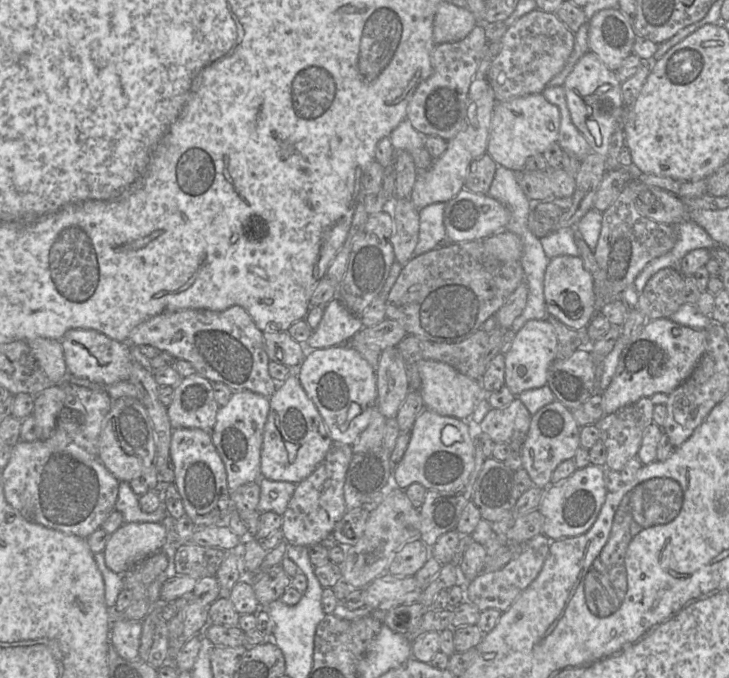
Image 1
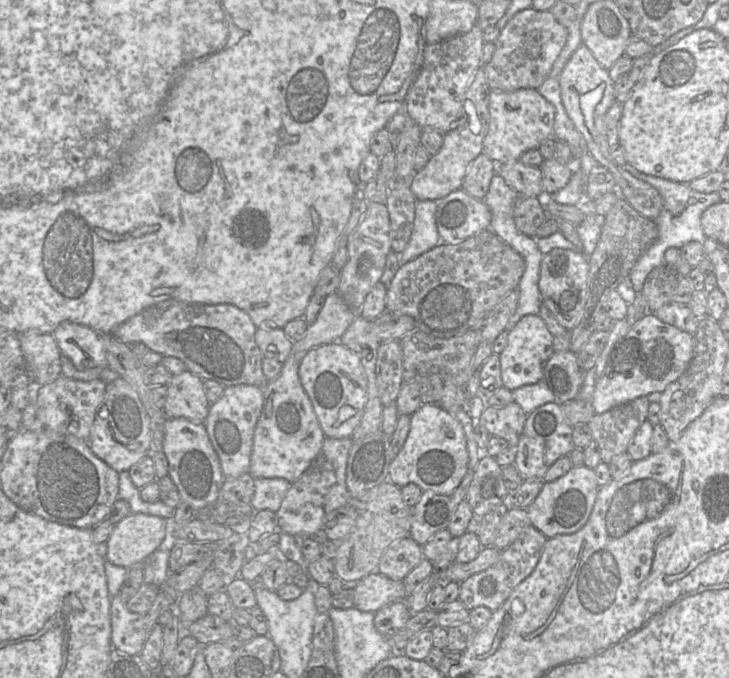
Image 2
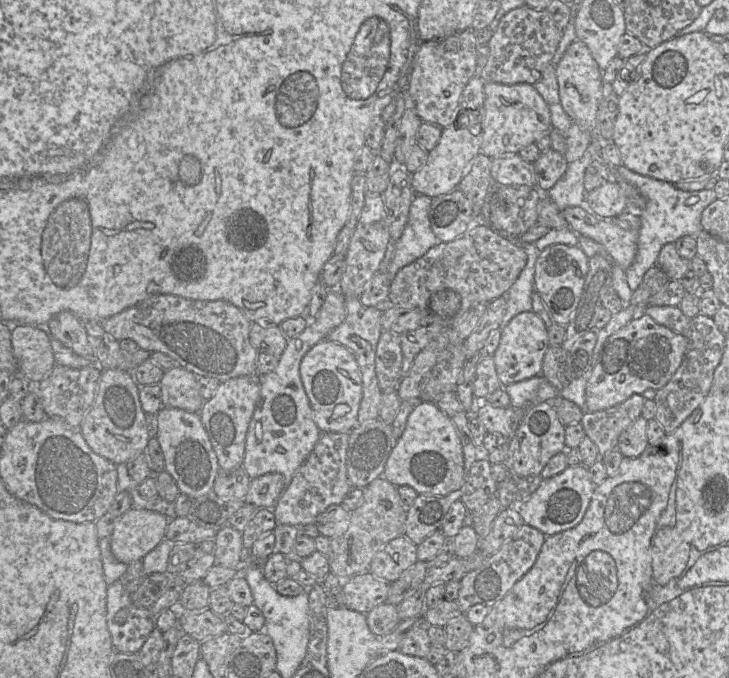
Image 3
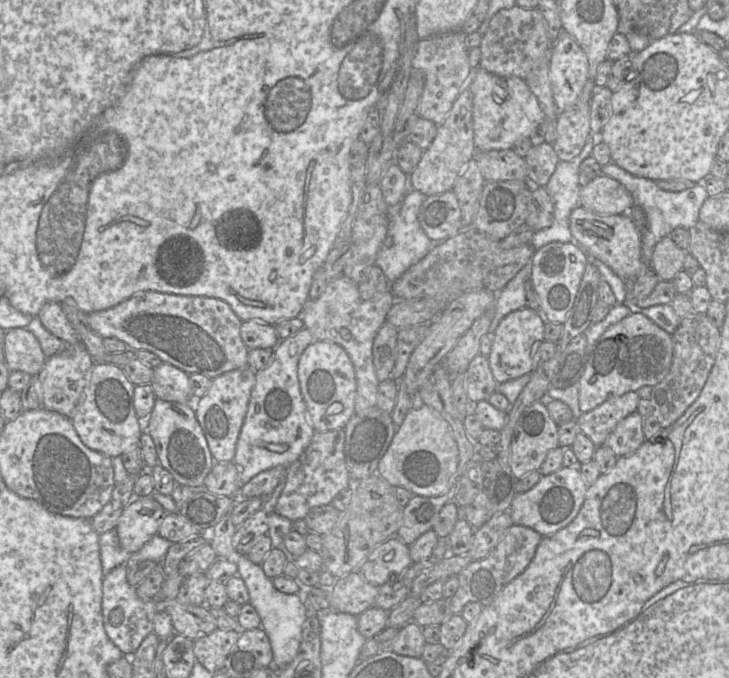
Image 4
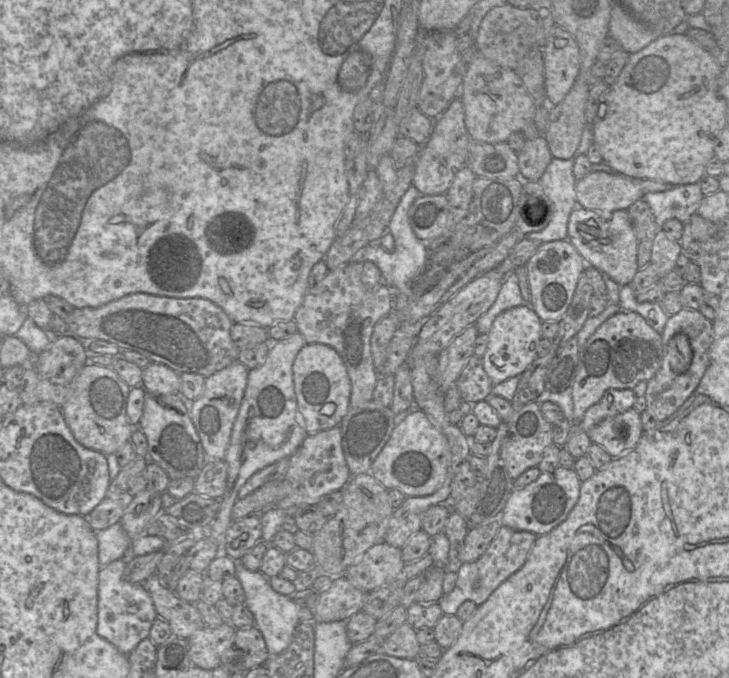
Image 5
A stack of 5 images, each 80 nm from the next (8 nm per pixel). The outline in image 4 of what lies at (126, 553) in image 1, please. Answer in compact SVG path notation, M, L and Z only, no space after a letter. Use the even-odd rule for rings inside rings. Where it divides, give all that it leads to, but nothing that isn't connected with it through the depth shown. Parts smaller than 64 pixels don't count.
M152 496L133 498L124 508L116 532L121 547L133 554L158 533L166 512Z

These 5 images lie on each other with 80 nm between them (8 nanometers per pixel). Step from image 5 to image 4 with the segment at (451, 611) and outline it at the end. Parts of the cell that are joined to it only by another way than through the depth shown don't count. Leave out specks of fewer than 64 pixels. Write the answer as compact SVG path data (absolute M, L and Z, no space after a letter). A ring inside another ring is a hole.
M516 524L509 527L485 558L472 561L457 575L459 587L451 598L446 599L452 614L460 615L468 603L476 602L488 606L507 584L528 567L542 538L538 532L529 527Z

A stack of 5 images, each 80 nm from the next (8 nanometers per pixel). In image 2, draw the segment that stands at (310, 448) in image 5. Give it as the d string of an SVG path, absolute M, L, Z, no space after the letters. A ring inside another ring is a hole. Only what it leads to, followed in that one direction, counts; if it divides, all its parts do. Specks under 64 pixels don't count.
M325 437L321 450L301 477L291 484L276 512L279 531L293 536L309 537L323 530L326 517L334 510L348 505L349 492L346 486L346 469L351 438Z

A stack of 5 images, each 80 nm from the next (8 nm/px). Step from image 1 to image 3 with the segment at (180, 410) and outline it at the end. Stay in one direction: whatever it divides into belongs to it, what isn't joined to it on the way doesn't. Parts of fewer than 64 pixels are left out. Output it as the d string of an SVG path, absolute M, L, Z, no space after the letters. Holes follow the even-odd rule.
M182 367L164 371L159 386L162 406L193 413L200 412L204 399L199 393L196 377L192 372Z

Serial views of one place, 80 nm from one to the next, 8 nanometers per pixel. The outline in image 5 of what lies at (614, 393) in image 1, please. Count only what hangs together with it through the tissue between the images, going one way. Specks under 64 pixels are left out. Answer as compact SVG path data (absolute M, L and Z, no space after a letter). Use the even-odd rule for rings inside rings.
M620 312L609 317L579 349L577 372L572 389L573 413L580 422L585 412L598 403L609 389L633 389L659 370L663 354L660 333L636 312Z

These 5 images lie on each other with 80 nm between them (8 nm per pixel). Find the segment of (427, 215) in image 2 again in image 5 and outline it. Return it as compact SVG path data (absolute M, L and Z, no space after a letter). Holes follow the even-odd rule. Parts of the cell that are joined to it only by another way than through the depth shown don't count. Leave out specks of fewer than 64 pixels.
M413 185L409 186L397 205L388 225L388 231L391 232L395 246L391 251L386 251L379 243L370 243L362 247L351 261L362 263L371 261L374 263L383 276L384 283L389 288L396 288L409 299L415 299L413 285L420 275L425 271L428 260L428 249L425 242L420 240L414 233L410 222L408 212L412 203L420 196L423 196Z

